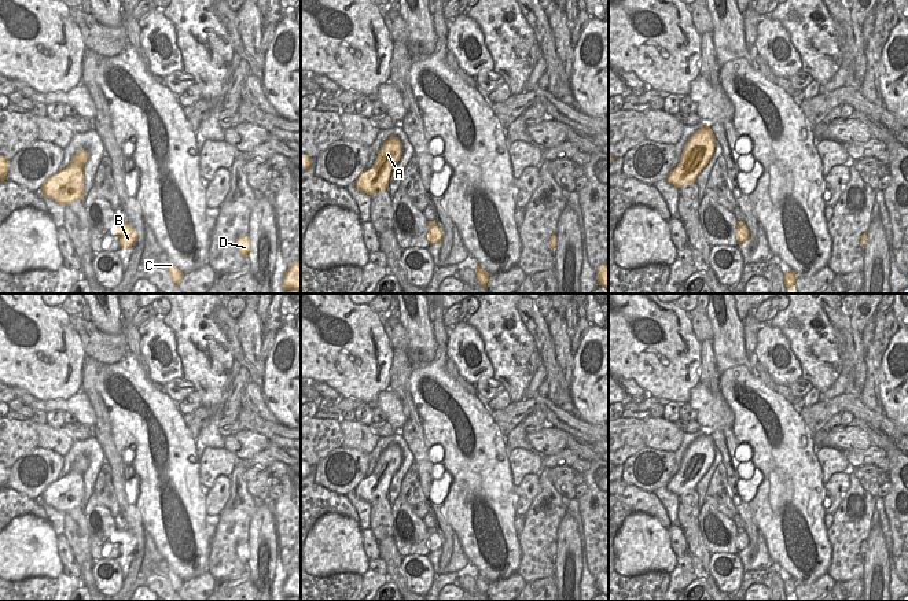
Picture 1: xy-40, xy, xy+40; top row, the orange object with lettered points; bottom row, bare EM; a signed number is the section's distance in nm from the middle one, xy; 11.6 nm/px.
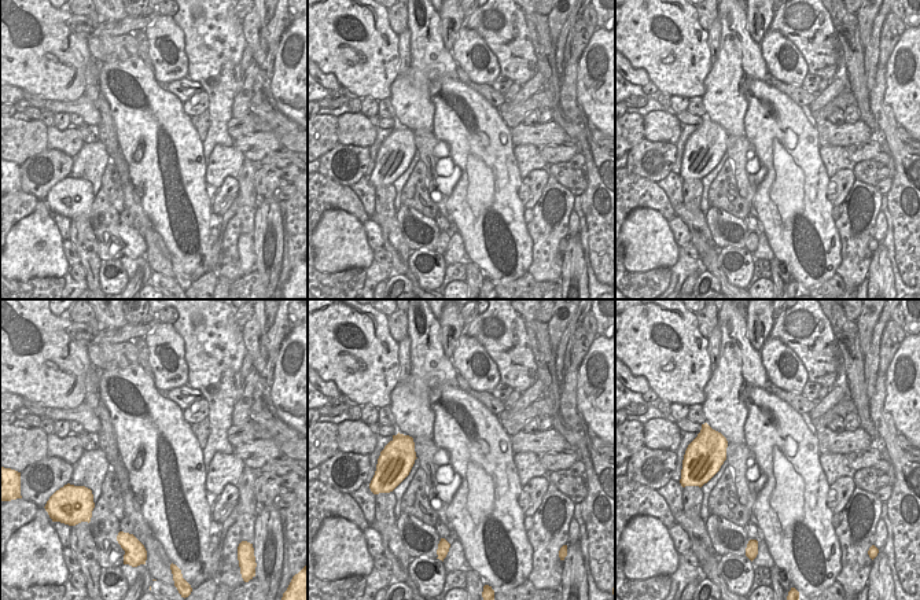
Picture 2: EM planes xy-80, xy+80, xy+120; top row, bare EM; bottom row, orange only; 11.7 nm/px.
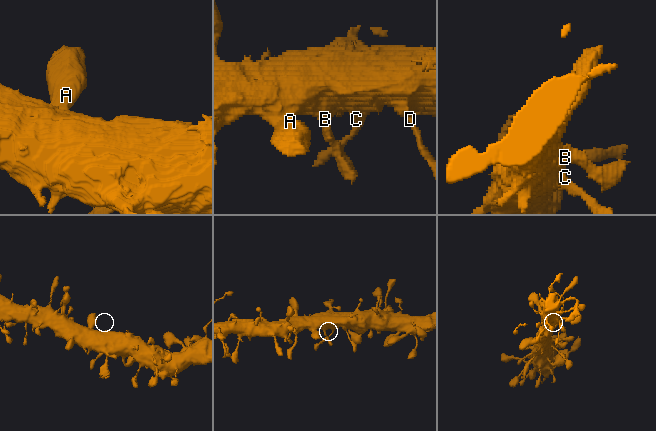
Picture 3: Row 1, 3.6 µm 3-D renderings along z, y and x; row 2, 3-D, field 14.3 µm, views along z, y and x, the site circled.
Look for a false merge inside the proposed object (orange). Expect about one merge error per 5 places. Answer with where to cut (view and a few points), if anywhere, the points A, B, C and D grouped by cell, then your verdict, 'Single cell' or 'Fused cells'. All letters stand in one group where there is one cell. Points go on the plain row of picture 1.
No split. Groups: A B C D. Single cell

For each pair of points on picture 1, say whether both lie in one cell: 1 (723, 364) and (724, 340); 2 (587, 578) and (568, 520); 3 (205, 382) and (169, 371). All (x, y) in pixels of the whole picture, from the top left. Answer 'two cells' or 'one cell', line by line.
1: one cell
2: two cells
3: two cells

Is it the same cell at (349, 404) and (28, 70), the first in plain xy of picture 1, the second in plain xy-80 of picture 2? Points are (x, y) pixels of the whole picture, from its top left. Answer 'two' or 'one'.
two

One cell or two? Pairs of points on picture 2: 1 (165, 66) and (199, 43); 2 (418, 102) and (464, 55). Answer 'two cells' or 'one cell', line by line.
1: two cells
2: two cells

